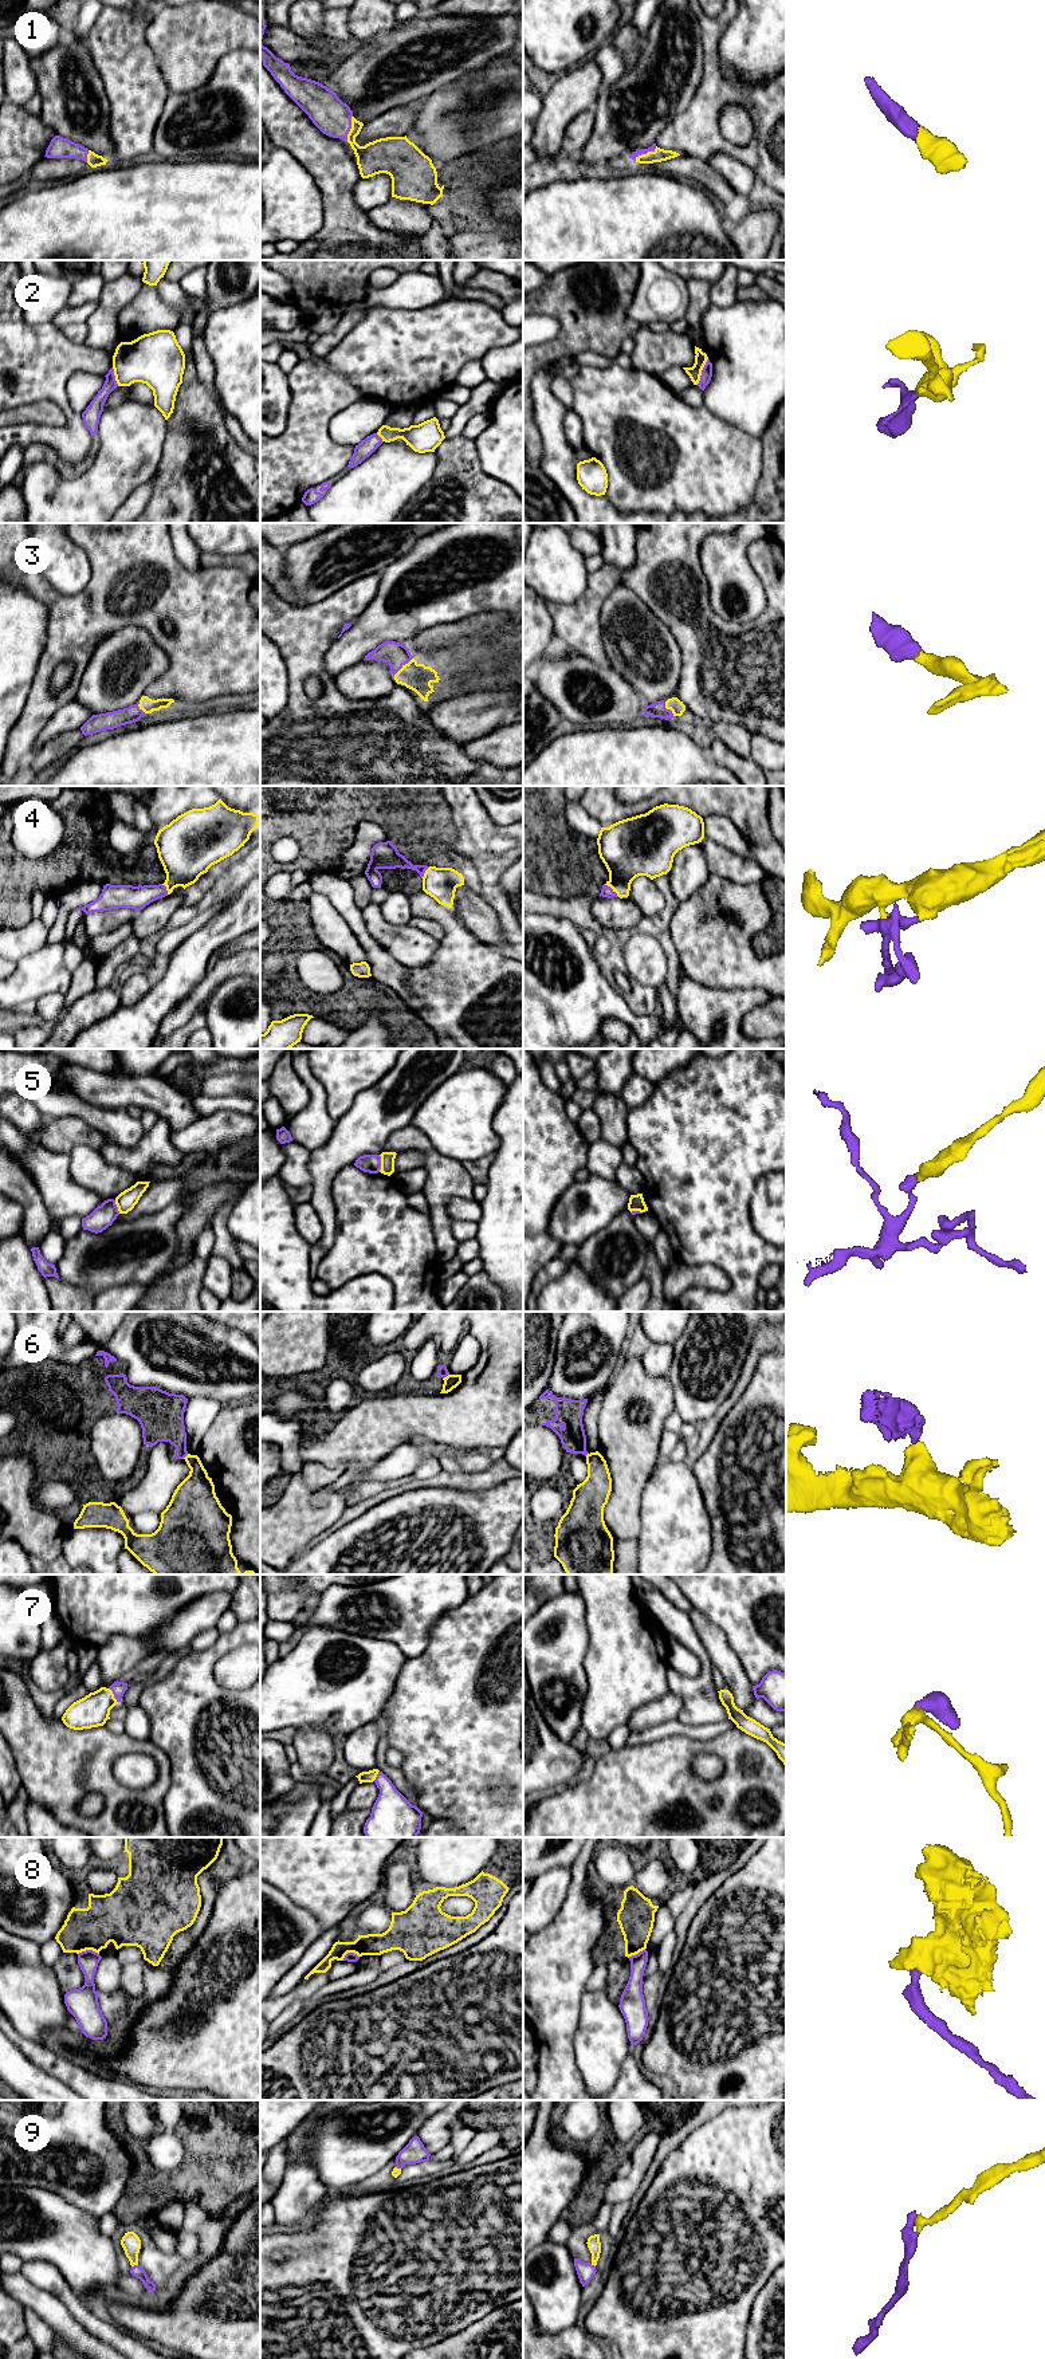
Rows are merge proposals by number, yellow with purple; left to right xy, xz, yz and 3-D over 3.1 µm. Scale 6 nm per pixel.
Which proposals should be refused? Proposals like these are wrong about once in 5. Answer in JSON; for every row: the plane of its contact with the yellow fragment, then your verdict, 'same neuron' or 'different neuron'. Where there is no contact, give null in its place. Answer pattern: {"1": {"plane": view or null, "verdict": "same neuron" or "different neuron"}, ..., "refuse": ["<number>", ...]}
{"1": {"plane": "yz", "verdict": "same neuron"}, "2": {"plane": "yz", "verdict": "different neuron"}, "3": {"plane": "xz", "verdict": "same neuron"}, "4": {"plane": "yz", "verdict": "same neuron"}, "5": {"plane": "xz", "verdict": "same neuron"}, "6": {"plane": "xz", "verdict": "different neuron"}, "7": {"plane": "xy", "verdict": "same neuron"}, "8": {"plane": "xy", "verdict": "different neuron"}, "9": {"plane": "xy", "verdict": "same neuron"}, "refuse": ["2", "6", "8"]}

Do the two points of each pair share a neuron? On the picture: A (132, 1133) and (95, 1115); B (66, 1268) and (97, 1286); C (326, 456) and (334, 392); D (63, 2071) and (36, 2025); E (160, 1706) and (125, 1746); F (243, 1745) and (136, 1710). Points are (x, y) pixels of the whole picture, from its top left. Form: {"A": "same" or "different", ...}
{"A": "same", "B": "same", "C": "same", "D": "different", "E": "different", "F": "different"}

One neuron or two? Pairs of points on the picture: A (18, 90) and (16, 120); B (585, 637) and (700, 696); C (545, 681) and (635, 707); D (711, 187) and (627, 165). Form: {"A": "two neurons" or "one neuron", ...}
{"A": "two neurons", "B": "one neuron", "C": "one neuron", "D": "one neuron"}

